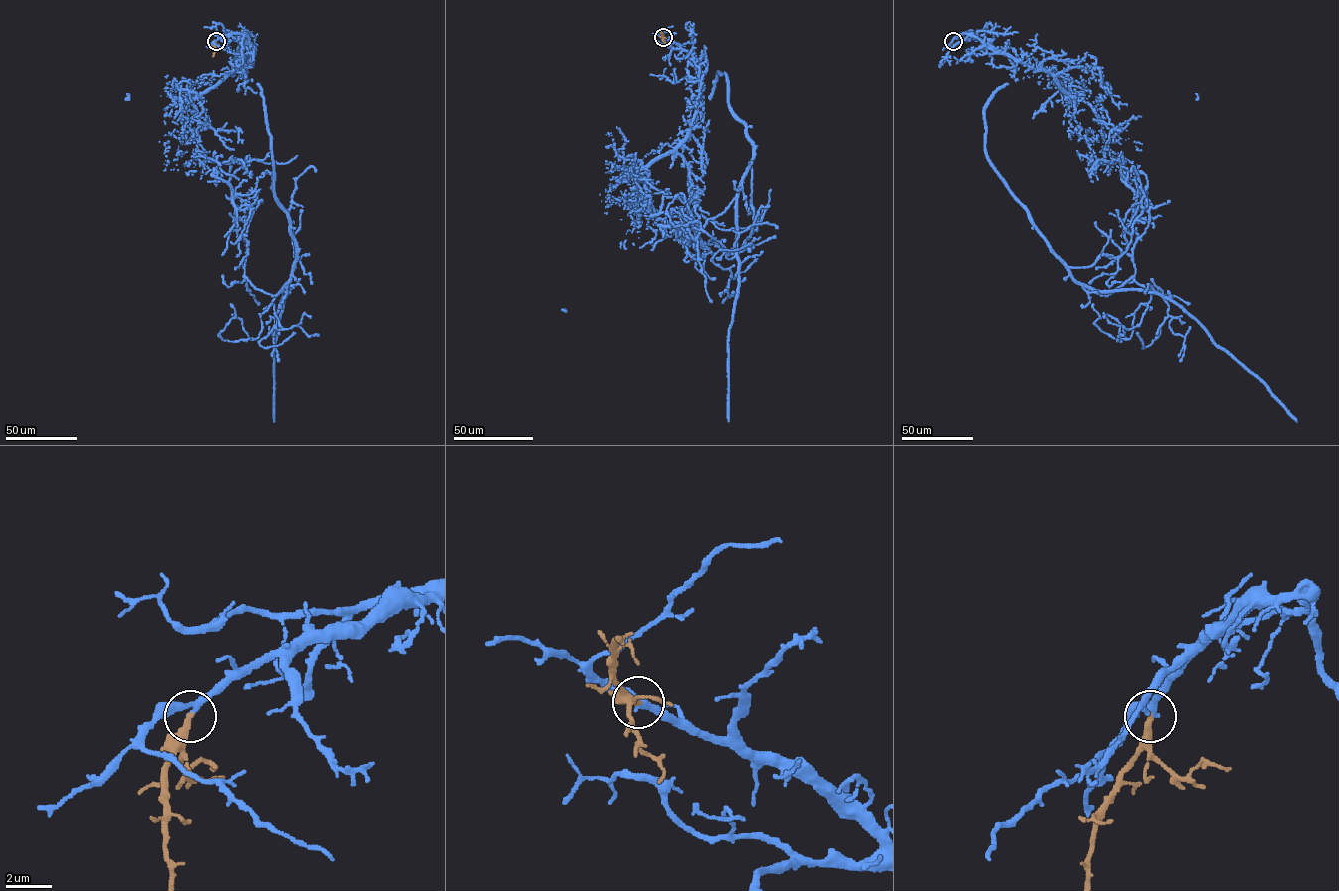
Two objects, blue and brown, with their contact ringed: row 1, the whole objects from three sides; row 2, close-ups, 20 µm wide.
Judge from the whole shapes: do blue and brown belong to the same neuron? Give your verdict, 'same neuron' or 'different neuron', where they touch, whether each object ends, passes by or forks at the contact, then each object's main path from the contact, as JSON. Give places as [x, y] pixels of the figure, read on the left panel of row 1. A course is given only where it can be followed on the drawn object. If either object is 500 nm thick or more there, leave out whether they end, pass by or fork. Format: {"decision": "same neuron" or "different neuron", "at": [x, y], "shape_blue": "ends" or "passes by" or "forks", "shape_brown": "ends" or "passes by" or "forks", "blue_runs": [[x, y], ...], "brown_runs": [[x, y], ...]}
{"decision": "same neuron", "at": [216, 41], "shape_blue": "passes by", "shape_brown": "ends", "blue_runs": [[216, 41], [250, 51], [189, 131], [246, 159], [244, 276], [277, 295], [296, 242], [258, 84]], "brown_runs": [[216, 41], [213, 56]]}

